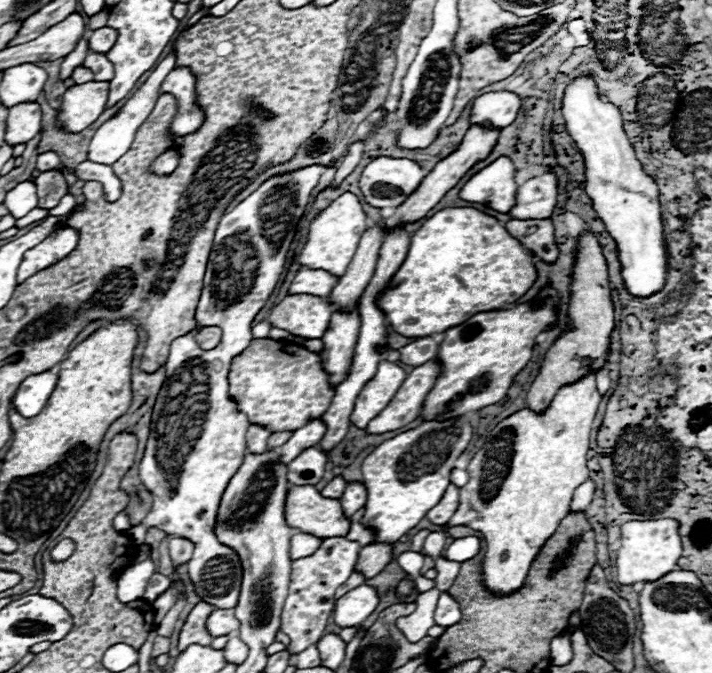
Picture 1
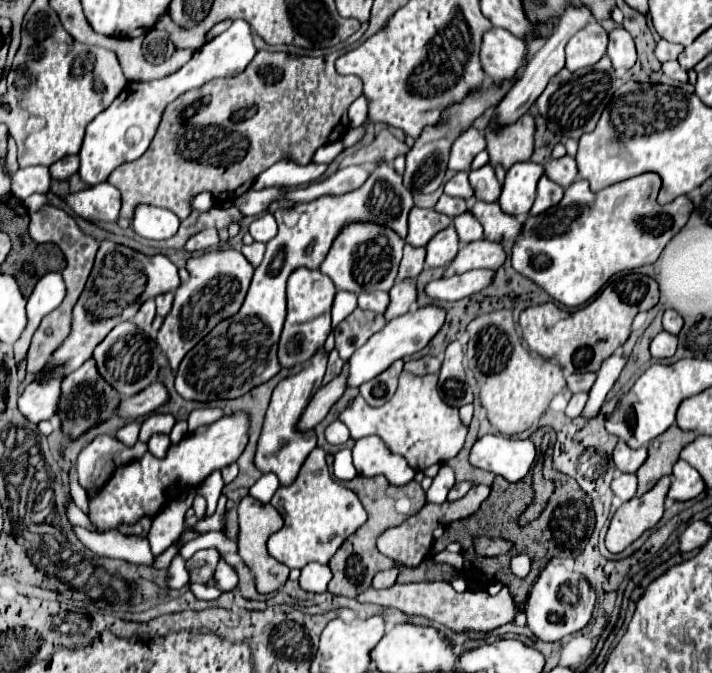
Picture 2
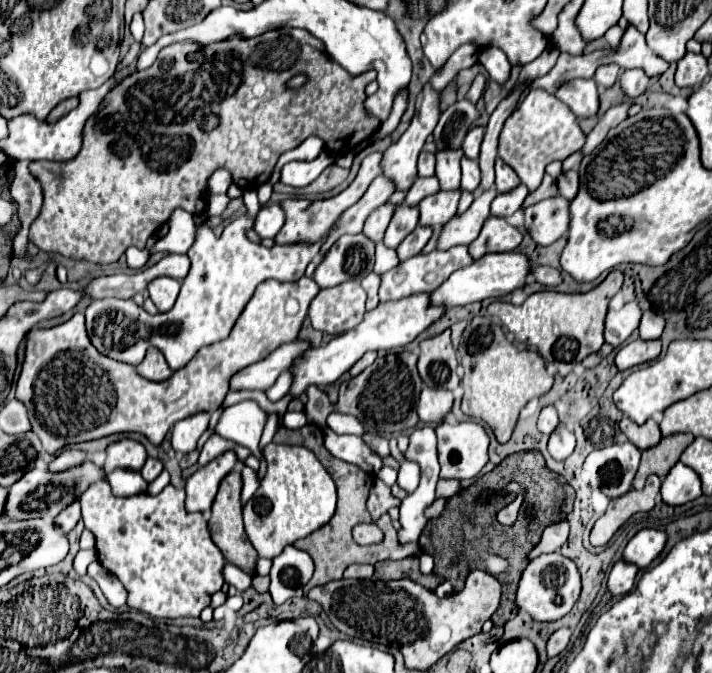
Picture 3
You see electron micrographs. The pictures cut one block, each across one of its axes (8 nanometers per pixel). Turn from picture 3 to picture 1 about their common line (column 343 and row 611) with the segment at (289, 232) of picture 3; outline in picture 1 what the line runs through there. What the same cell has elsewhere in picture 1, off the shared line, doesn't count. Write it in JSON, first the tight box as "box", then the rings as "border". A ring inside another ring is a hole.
{"box":[178,602,214,650],"border":[[[198,602],[192,612],[188,614],[180,638],[178,638],[178,648],[186,650],[186,646],[190,644],[202,644],[202,646],[210,646],[212,644],[212,634],[206,630],[206,618],[210,616],[210,610],[214,610],[214,606],[206,604],[206,602]]]}

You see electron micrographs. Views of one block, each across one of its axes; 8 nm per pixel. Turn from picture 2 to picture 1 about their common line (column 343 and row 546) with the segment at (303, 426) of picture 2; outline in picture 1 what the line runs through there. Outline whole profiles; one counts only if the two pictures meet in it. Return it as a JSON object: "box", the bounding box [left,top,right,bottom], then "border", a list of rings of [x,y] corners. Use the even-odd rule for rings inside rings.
{"box":[356,544,394,578],"border":[[[372,544],[372,546],[366,546],[360,550],[356,570],[362,572],[366,578],[374,578],[392,560],[394,560],[394,546],[392,544]]]}

